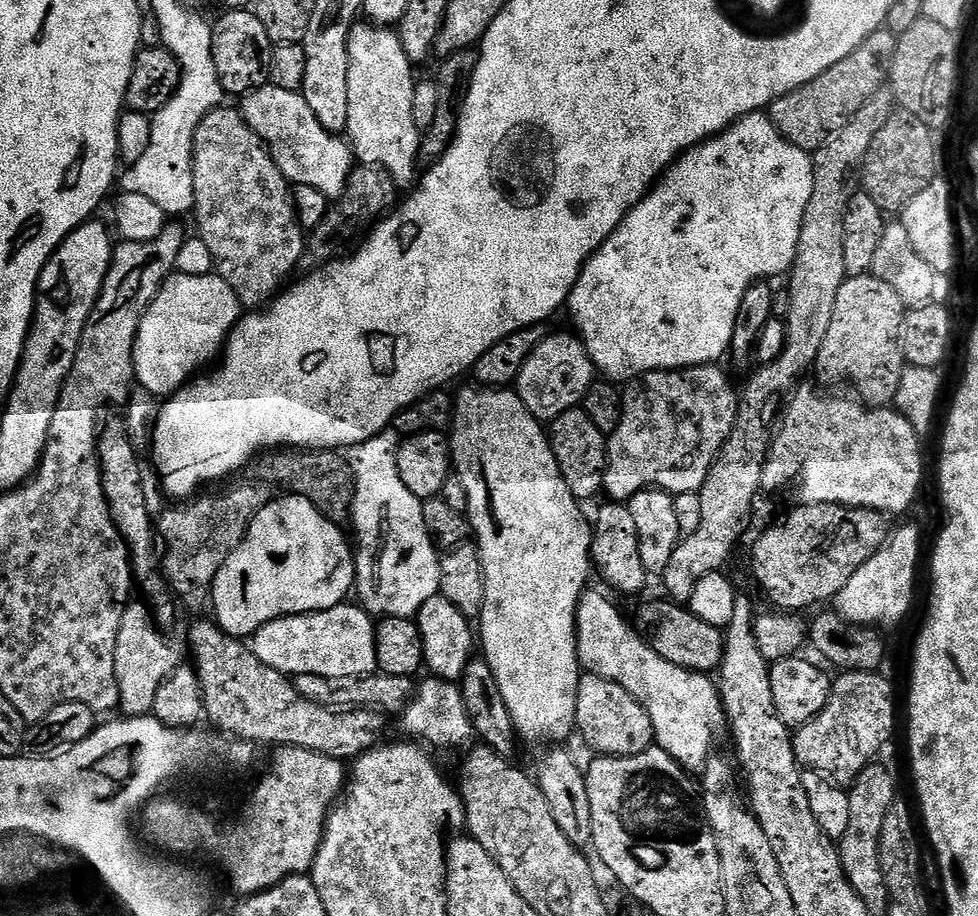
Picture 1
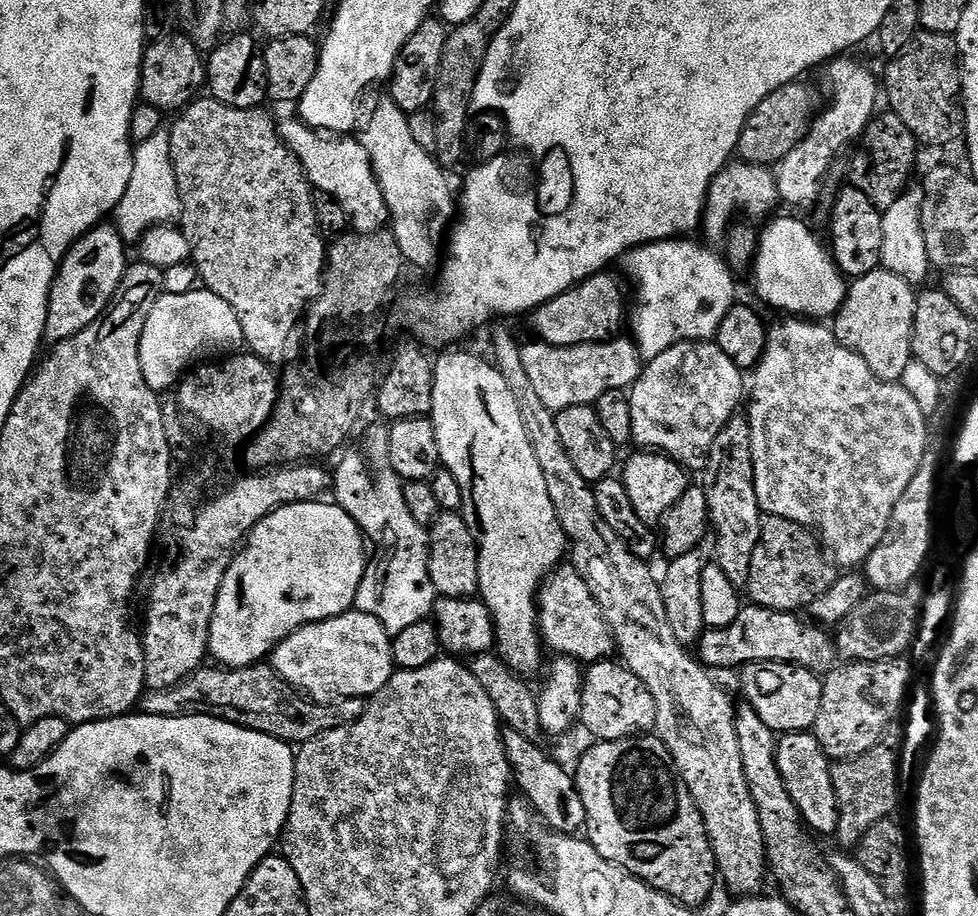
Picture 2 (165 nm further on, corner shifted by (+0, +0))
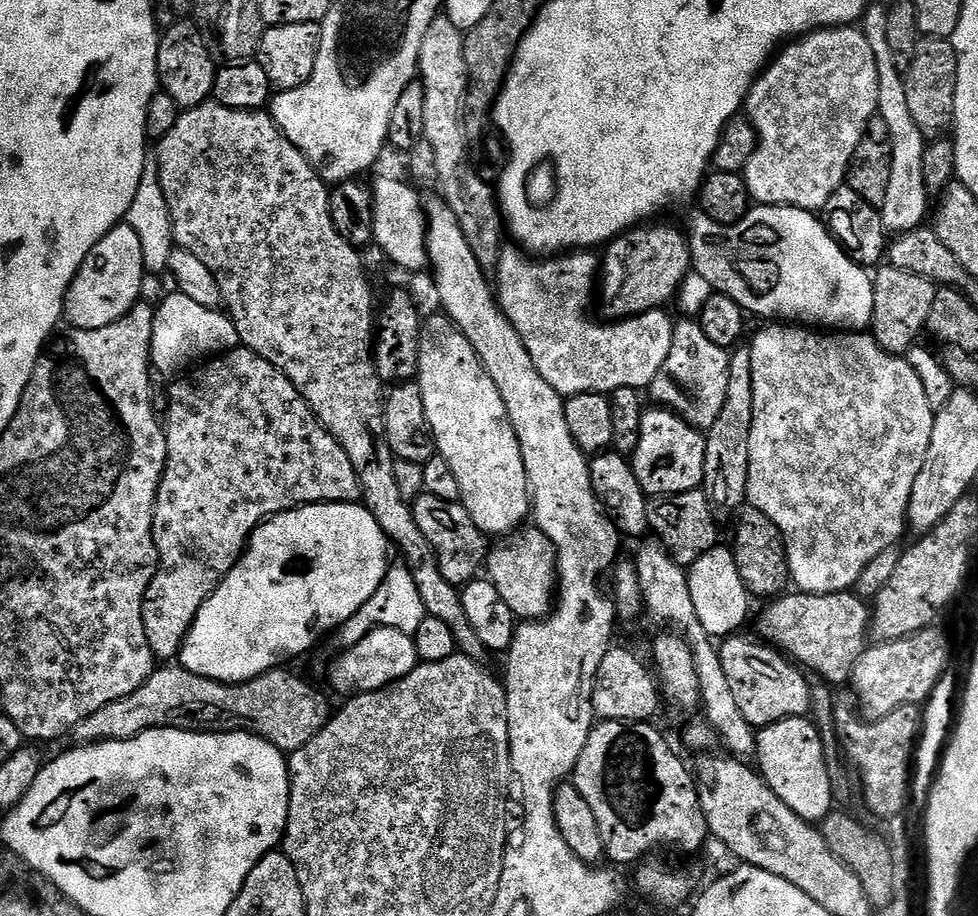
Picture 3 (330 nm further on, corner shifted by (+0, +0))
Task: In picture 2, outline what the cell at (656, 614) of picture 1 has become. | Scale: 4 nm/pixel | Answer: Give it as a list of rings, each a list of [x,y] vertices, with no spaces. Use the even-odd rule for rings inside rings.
[[[749,603],[741,607],[738,618],[730,626],[709,628],[701,634],[698,659],[709,670],[717,670],[716,668],[740,670],[745,664],[770,662],[793,664],[823,677],[838,664],[833,633],[811,619],[799,620],[800,618],[795,612],[779,612],[769,608],[759,608],[757,604]]]

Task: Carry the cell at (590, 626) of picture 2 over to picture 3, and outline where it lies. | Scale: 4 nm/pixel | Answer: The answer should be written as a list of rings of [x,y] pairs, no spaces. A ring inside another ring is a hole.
[[[521,526],[503,542],[491,545],[486,561],[486,576],[498,594],[502,594],[506,606],[510,606],[512,613],[521,621],[542,620],[552,611],[558,595],[554,542],[550,542],[540,528]]]

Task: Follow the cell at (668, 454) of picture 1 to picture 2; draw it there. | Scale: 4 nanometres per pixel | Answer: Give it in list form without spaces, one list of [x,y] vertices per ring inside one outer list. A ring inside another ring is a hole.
[[[687,340],[670,346],[658,358],[643,365],[640,376],[628,392],[630,422],[632,423],[632,444],[640,450],[651,450],[667,454],[679,462],[689,473],[703,473],[708,467],[708,455],[714,446],[714,438],[722,434],[726,422],[737,415],[740,399],[746,396],[745,373],[712,340]]]

